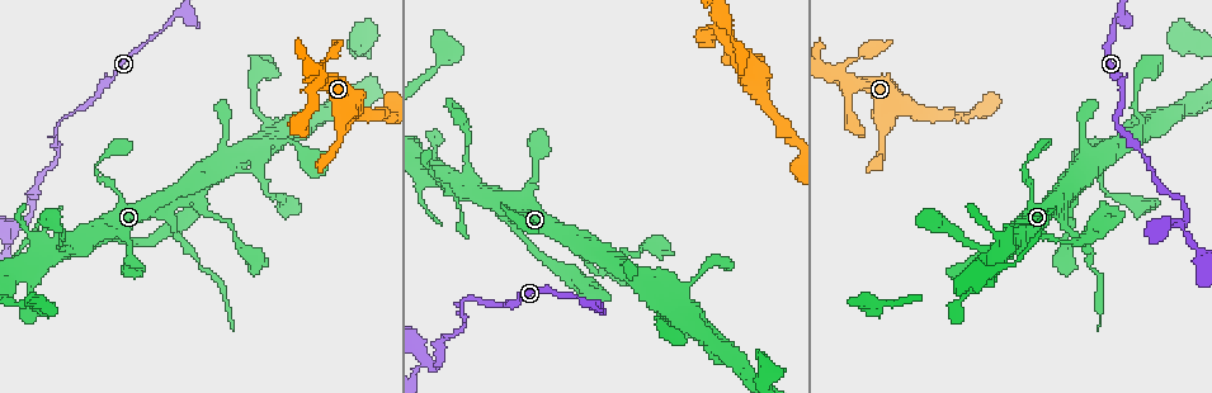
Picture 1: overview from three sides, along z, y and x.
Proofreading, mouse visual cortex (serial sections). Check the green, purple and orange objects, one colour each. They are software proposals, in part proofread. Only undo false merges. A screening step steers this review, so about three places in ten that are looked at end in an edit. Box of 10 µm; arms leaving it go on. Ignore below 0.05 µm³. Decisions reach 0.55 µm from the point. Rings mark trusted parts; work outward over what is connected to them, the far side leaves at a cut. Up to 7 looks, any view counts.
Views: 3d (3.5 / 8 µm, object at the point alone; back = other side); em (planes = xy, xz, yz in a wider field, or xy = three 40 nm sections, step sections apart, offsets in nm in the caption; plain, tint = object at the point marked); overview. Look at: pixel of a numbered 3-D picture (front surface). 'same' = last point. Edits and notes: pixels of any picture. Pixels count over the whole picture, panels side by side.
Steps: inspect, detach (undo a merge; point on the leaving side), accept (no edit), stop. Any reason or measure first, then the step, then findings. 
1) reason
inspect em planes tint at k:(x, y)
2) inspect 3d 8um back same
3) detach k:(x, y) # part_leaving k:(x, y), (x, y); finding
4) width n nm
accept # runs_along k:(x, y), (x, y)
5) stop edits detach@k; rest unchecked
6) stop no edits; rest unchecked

abrupt turn
inspect 3d 3.5um back at 1:(849, 114)

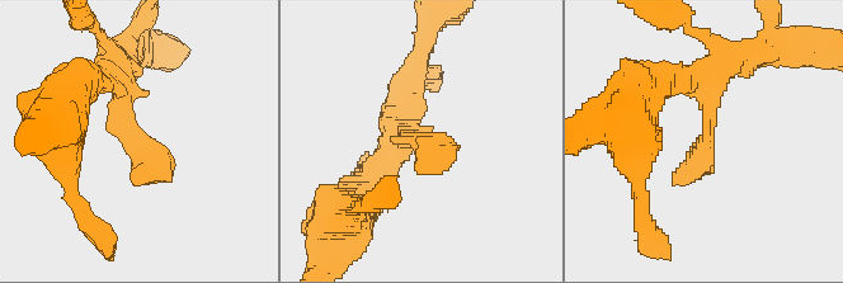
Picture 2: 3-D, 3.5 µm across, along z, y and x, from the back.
shape alone is not enough
inspect em planes tint at 2:(706, 135)

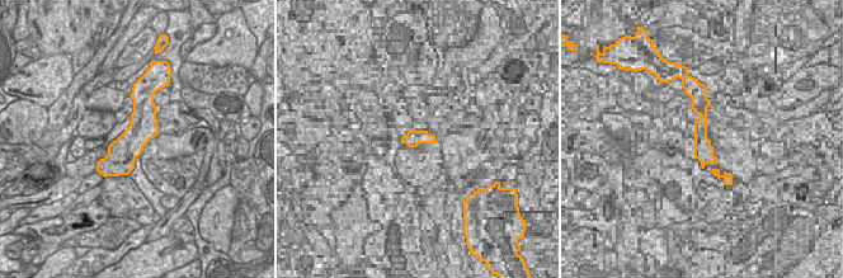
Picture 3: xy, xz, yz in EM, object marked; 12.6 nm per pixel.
accept # runs_along 3:(137, 98), (140, 131), (113, 173); continuous, no second cell

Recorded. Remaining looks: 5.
sudden change in width
inspect 3d 3.5um at 1:(1117, 16)

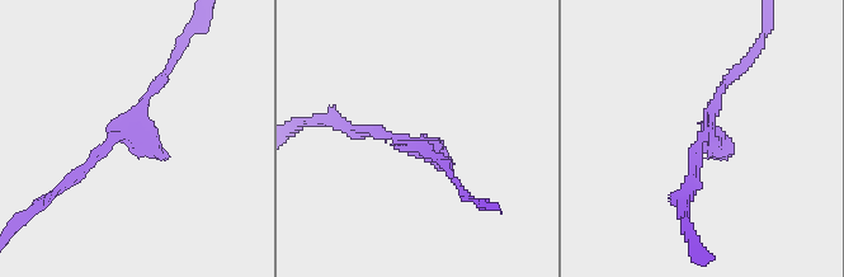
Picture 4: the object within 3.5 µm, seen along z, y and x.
inspect em xy step 3 tint at 4:(112, 139)

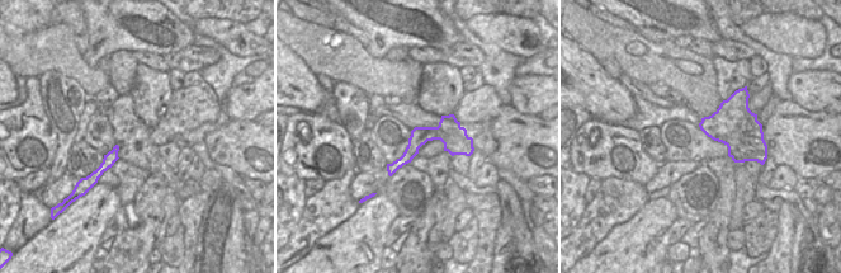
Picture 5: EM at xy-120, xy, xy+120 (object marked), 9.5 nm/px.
cut it another way
inspect em xy step 5 tint same

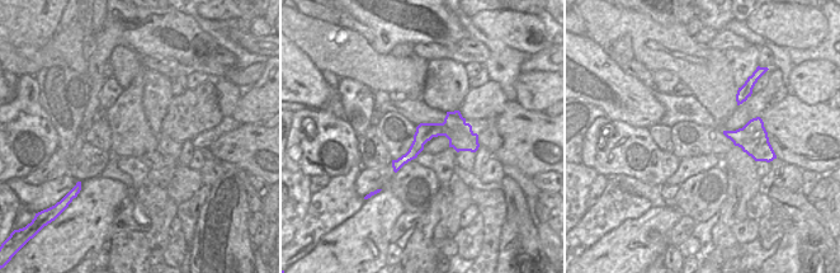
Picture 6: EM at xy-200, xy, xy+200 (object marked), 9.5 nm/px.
width 170 nm
accept # runs_along 6:(475, 146), (432, 130), (395, 164); continuous, no second cell

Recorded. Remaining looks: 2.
sudden change in width
inspect 3d 3.5um back at 1:(1061, 216)

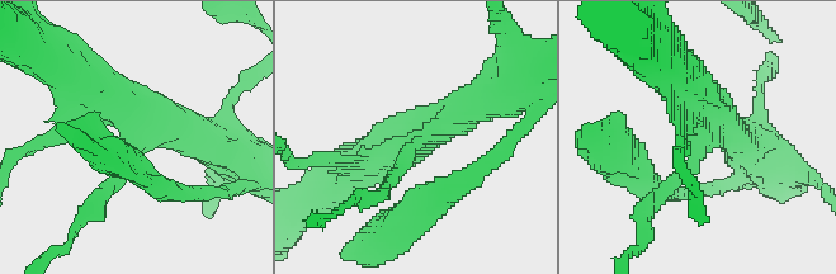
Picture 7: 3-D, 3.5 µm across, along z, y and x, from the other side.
arm_widths 200, 450 nm
inspect em xy step 1 tint at 7:(131, 144)

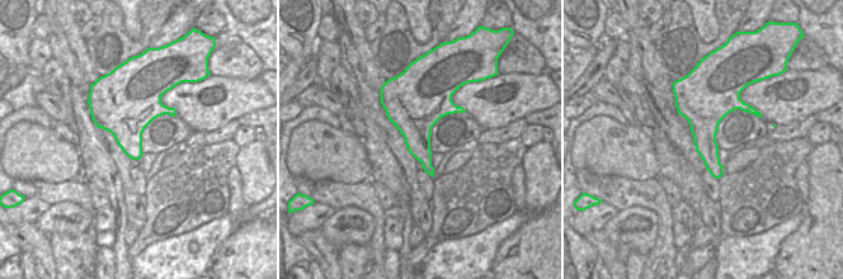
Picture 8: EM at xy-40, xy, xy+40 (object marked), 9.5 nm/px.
accept # runs_along 7:(470, 107), (411, 146), (383, 192); all the same cell

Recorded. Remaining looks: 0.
stop no edits; rest unchecked

